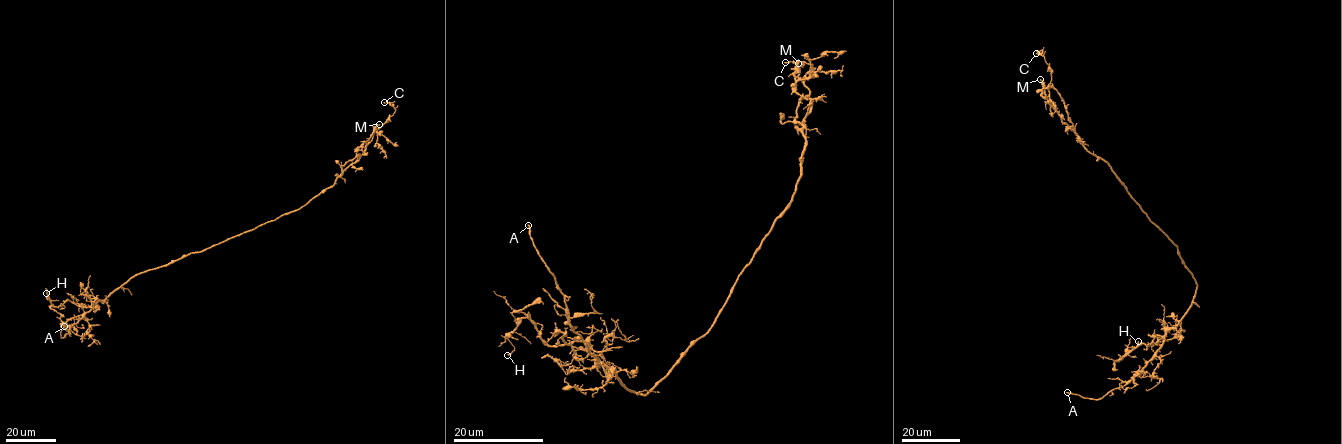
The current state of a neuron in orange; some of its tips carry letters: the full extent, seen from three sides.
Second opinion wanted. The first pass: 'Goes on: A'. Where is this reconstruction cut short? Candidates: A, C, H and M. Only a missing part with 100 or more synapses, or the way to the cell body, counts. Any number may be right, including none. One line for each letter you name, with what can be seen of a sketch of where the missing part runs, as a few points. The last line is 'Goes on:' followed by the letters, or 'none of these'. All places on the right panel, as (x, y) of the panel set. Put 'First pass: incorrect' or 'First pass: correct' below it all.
A: Course of what is missing: (1067, 392), (1048, 383), (1038, 386), (1027, 383), (1030, 376), (1036, 376)
Goes on: A
First pass: correct

